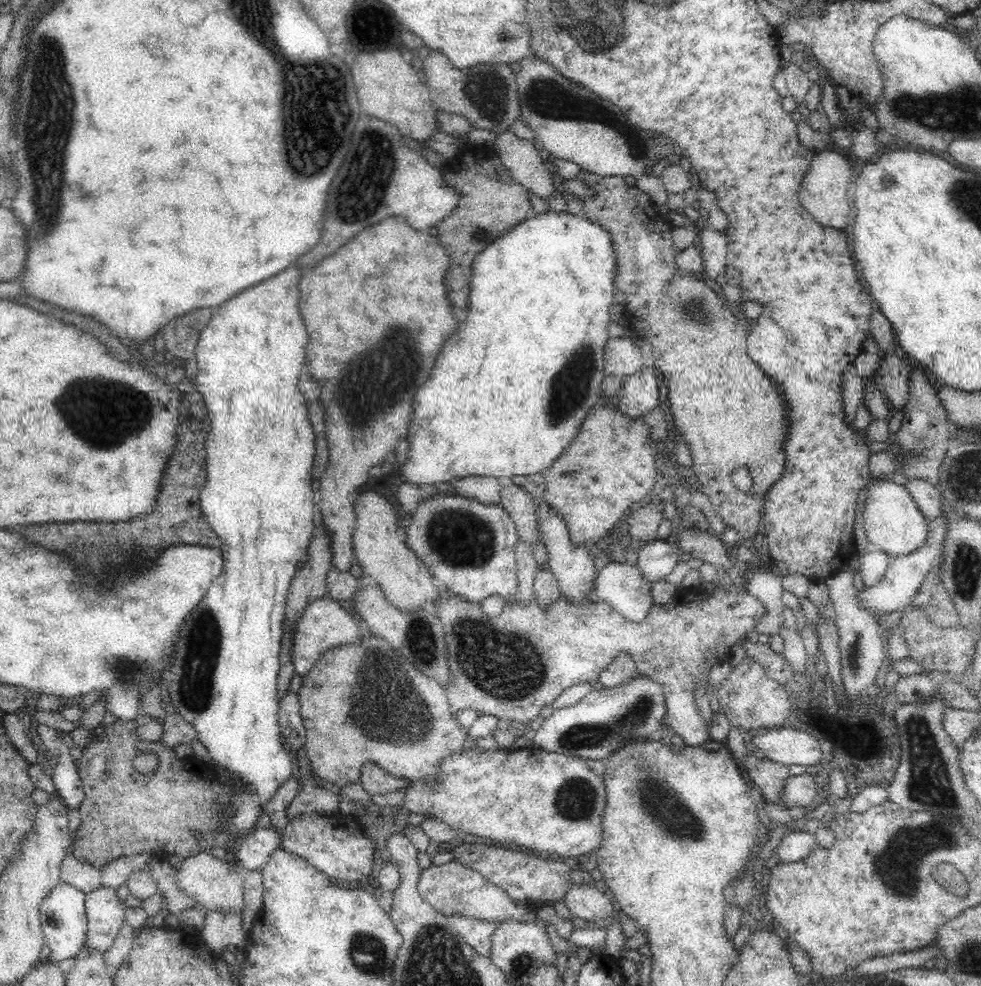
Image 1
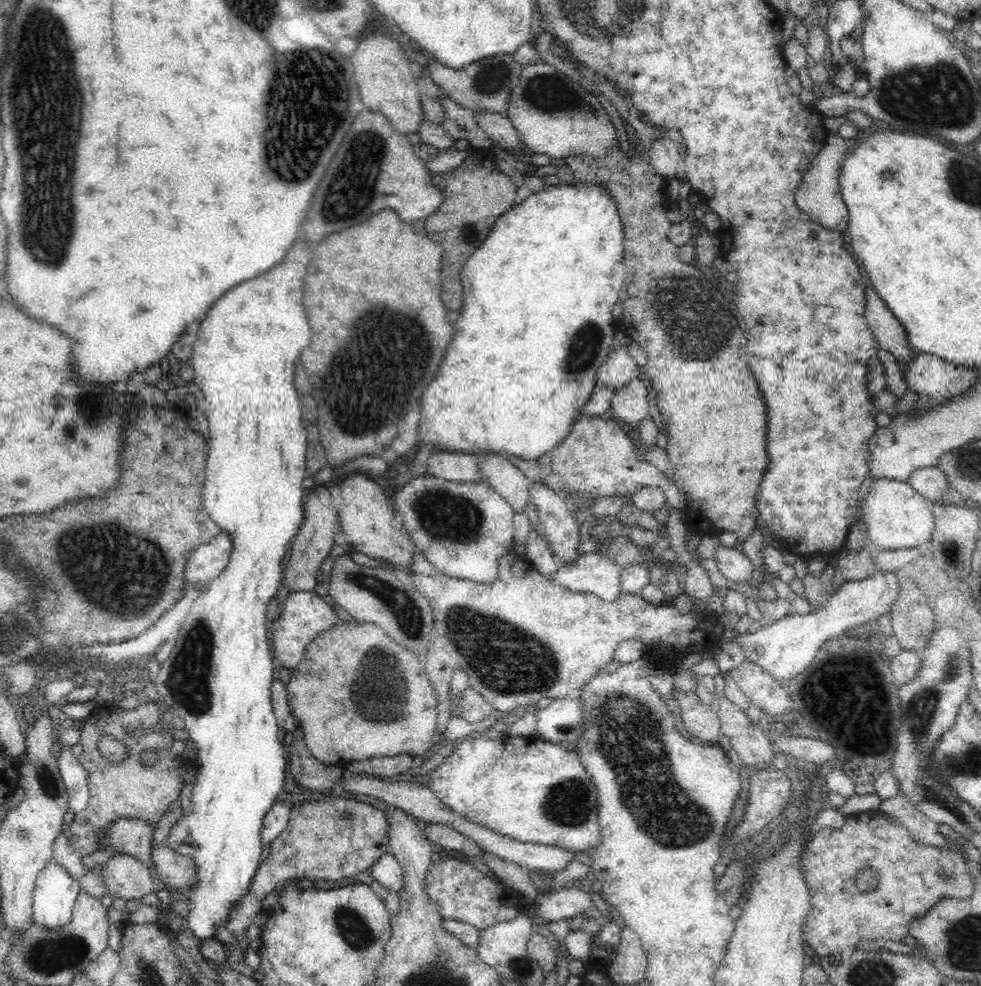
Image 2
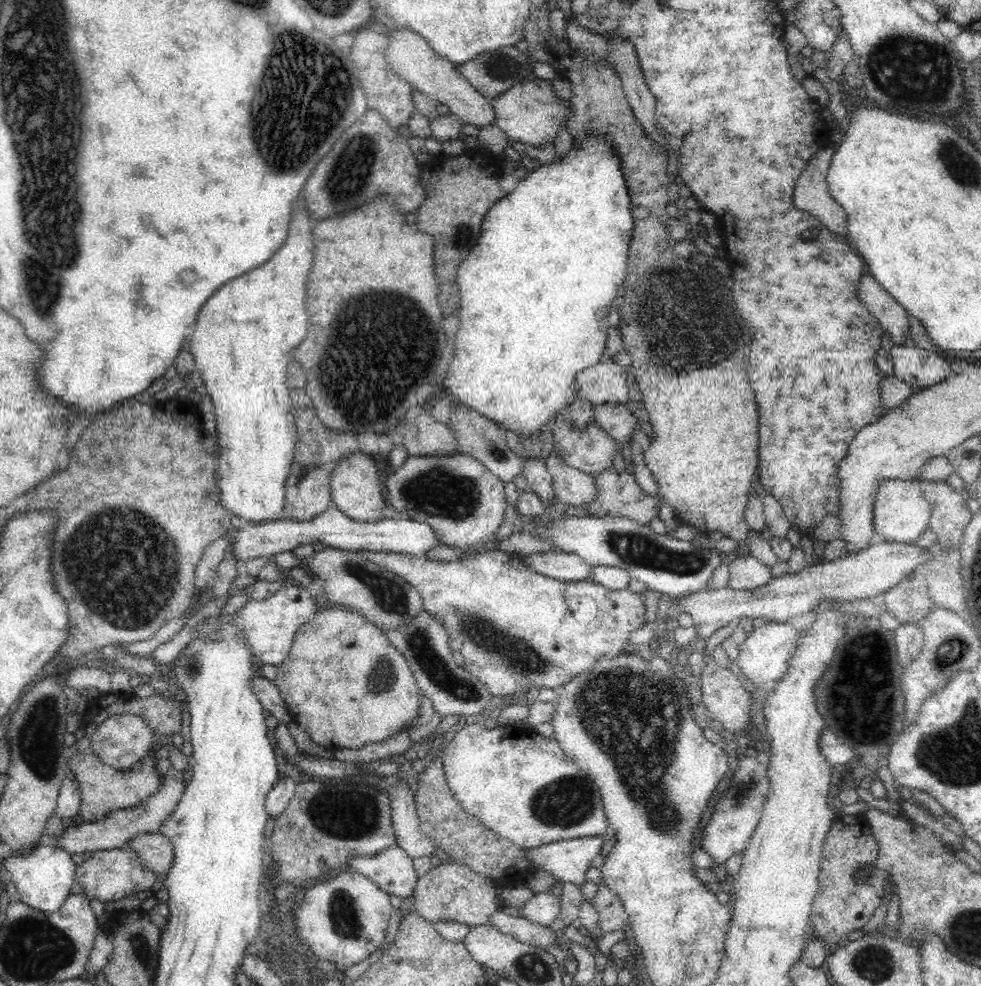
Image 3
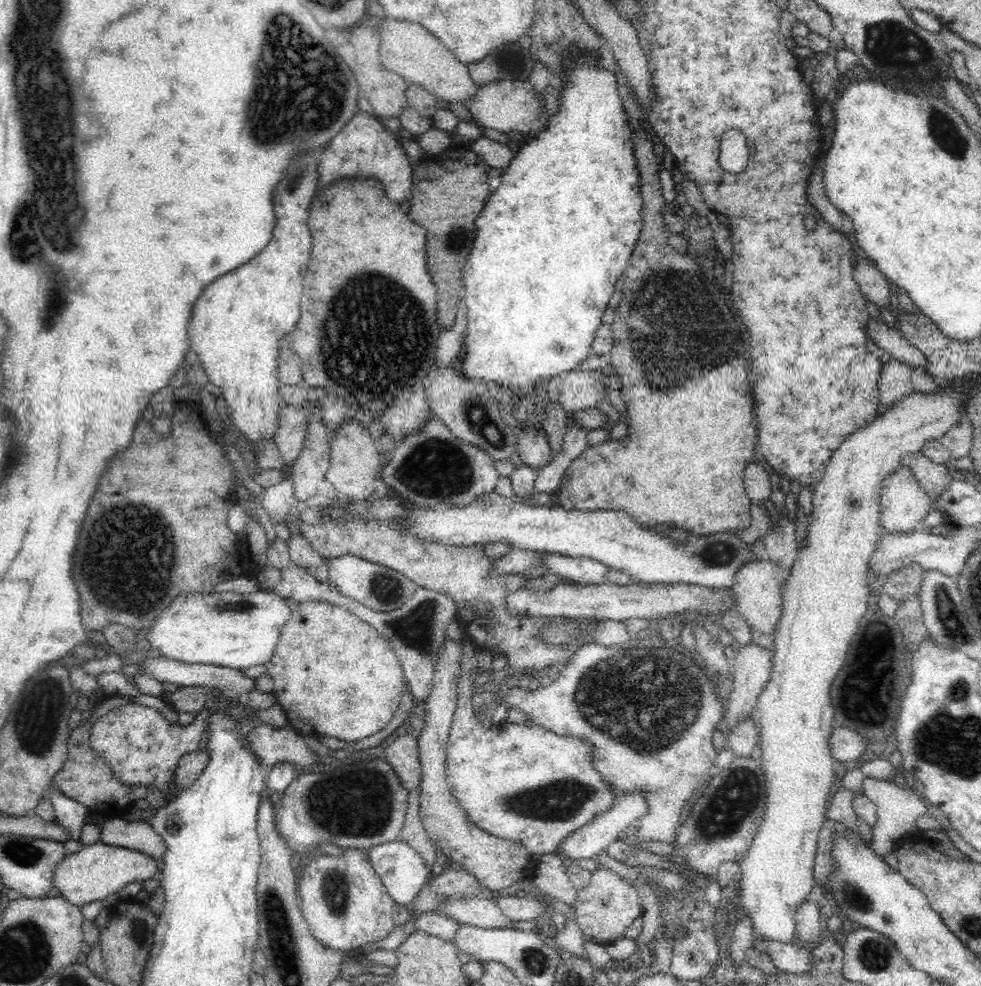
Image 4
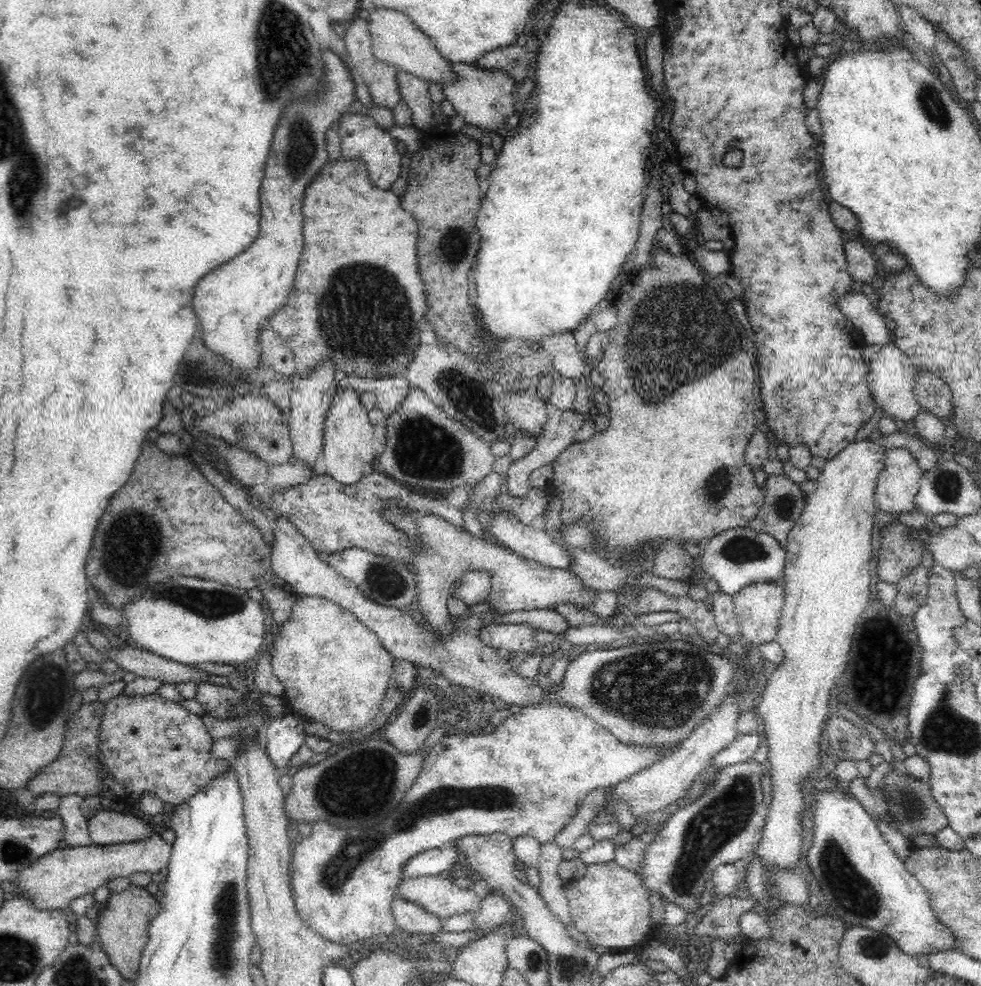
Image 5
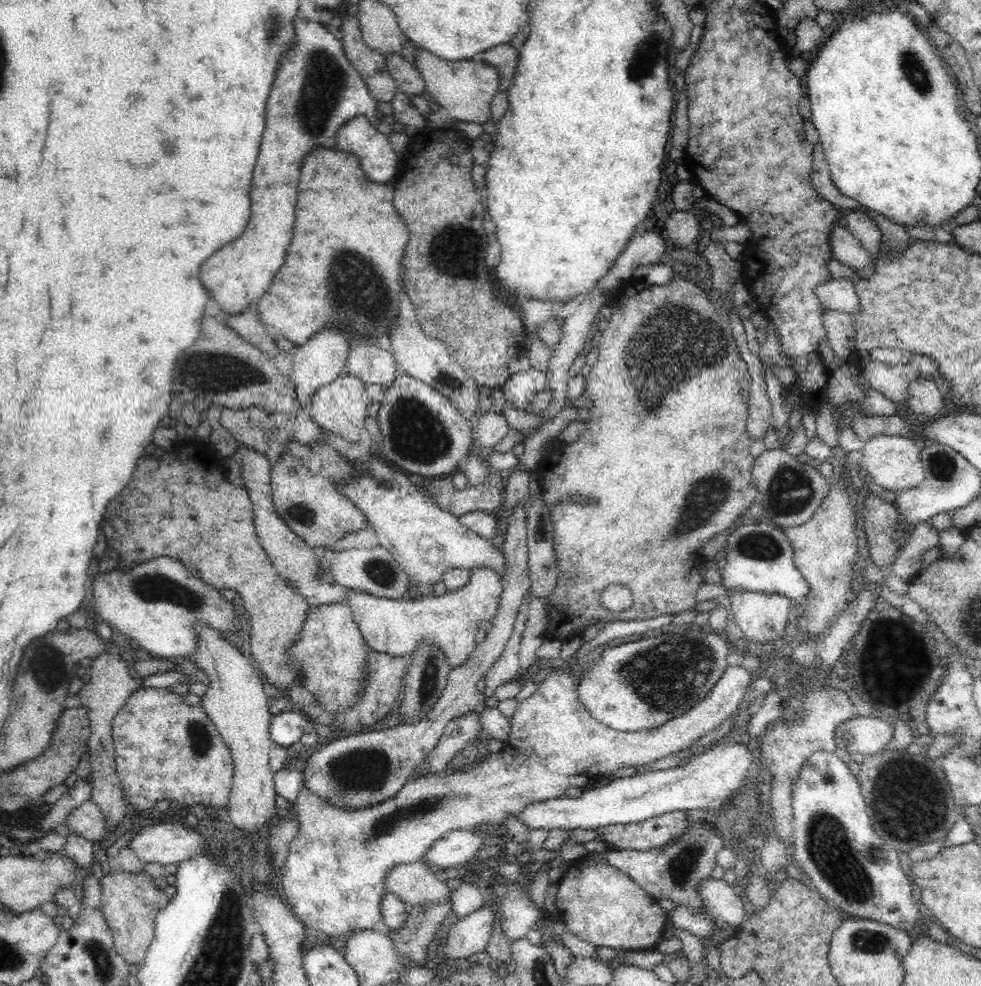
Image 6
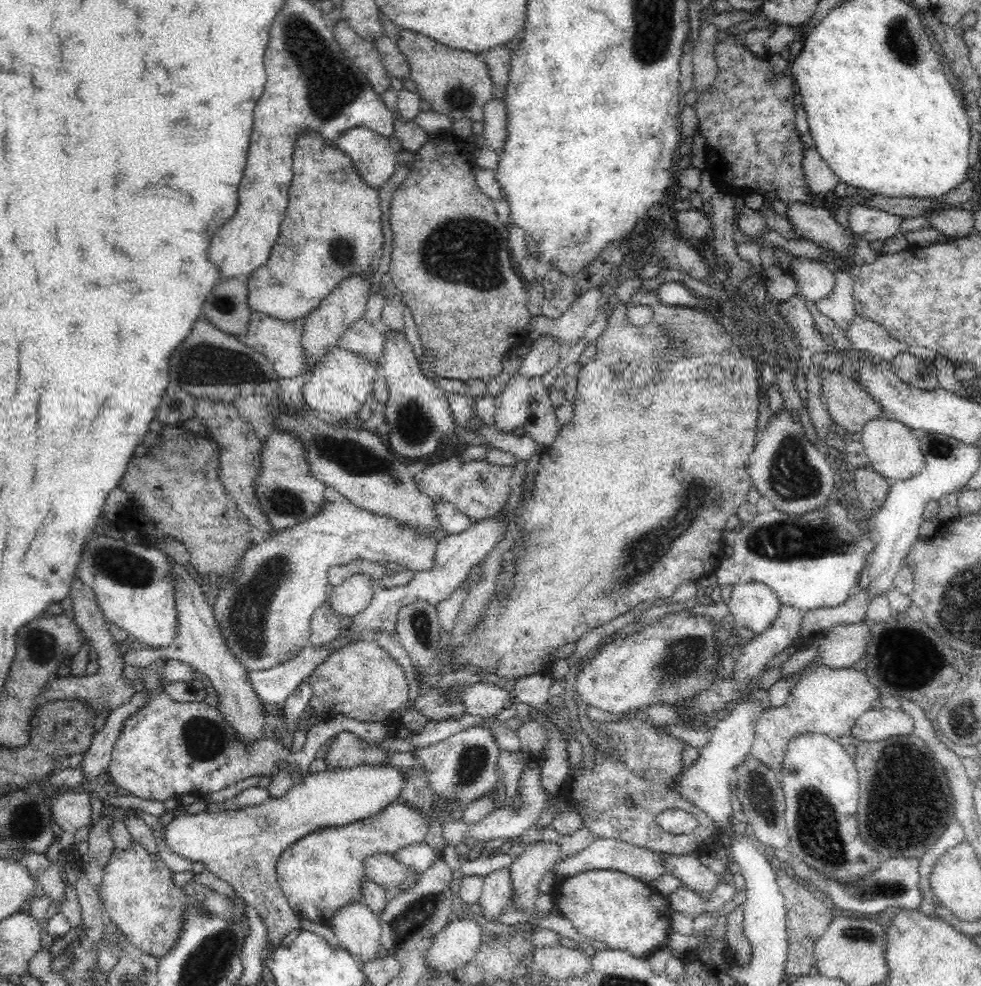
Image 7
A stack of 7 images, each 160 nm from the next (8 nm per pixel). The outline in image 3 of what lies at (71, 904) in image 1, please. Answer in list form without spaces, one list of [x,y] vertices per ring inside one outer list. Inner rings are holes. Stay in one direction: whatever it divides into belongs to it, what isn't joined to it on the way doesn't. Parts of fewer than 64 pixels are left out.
[[[40,845],[31,853],[4,858],[4,866],[16,885],[20,900],[32,909],[38,909],[42,913],[56,912],[73,894],[71,890],[77,867],[70,859],[70,853],[61,847]]]

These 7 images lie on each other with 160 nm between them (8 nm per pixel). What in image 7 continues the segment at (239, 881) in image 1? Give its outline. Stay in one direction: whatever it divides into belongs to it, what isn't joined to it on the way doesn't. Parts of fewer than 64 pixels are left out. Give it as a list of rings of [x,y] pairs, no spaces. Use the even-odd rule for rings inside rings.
[[[63,791],[51,803],[51,816],[61,828],[61,839],[65,847],[71,846],[74,835],[86,827],[92,818],[92,805],[88,793]]]

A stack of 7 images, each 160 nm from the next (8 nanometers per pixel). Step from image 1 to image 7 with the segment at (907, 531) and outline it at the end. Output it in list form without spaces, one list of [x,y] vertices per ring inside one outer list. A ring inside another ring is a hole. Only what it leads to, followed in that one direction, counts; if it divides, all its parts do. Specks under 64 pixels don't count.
[[[889,417],[869,420],[861,432],[861,442],[872,468],[884,478],[908,480],[922,472],[924,468],[924,455],[918,439],[913,435],[913,430],[900,421]]]

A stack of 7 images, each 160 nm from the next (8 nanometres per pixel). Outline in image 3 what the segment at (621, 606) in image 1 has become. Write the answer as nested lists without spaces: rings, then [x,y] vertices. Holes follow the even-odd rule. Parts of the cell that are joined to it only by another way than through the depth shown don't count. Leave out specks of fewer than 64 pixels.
[[[576,553],[534,554],[523,558],[522,563],[534,572],[552,577],[562,583],[590,581],[594,576],[594,567],[584,562]]]

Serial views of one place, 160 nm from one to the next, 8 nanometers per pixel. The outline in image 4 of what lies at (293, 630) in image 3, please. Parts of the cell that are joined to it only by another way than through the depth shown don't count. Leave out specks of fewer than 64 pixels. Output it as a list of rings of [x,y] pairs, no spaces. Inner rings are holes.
[[[275,591],[177,596],[148,631],[148,640],[168,659],[186,664],[214,664],[245,670],[266,664],[280,640],[294,604]]]

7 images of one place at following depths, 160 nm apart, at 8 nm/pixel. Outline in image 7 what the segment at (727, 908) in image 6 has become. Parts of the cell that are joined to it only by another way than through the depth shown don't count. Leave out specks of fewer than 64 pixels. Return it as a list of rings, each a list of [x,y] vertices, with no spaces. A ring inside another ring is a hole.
[[[661,854],[665,860],[665,867],[680,880],[682,886],[694,891],[696,894],[706,893],[712,898],[716,887],[720,884],[718,874],[702,865],[698,857],[692,855]]]

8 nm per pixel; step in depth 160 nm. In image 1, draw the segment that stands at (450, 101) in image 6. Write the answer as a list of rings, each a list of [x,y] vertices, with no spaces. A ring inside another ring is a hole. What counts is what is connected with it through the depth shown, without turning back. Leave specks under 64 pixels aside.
[[[529,56],[520,61],[521,71],[517,76],[519,99],[521,106],[520,118],[536,133],[536,148],[545,148],[550,152],[551,158],[559,158],[576,163],[584,171],[603,177],[634,178],[637,180],[644,175],[658,173],[658,170],[678,156],[676,146],[670,142],[658,141],[650,131],[632,124],[628,117],[609,100],[597,97],[586,88],[567,80],[548,63],[538,61],[536,57]]]

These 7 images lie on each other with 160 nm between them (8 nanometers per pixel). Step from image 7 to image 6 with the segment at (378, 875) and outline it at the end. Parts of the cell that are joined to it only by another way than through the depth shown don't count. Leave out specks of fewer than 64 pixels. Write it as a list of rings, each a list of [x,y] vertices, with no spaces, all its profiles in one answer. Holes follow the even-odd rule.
[[[422,862],[398,865],[384,879],[386,890],[393,892],[404,904],[427,907],[450,901],[452,889],[447,879],[437,875]]]

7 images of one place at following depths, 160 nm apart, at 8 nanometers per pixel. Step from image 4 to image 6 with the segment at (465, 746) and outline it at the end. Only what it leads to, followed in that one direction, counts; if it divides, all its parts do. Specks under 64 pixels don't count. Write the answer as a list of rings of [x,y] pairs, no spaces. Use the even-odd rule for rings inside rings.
[[[728,665],[700,704],[658,728],[632,733],[612,730],[592,718],[579,699],[570,671],[558,669],[558,672],[541,682],[534,694],[517,703],[513,715],[508,718],[510,732],[501,750],[497,754],[489,751],[483,755],[476,754],[474,762],[468,764],[466,770],[416,774],[394,797],[382,804],[355,811],[334,807],[303,787],[294,801],[298,812],[298,832],[288,844],[281,868],[282,888],[288,906],[306,927],[324,932],[332,939],[339,935],[345,937],[352,930],[372,929],[383,922],[381,902],[386,892],[384,879],[395,866],[420,861],[426,851],[448,831],[474,831],[480,826],[500,828],[508,817],[520,820],[521,812],[529,804],[564,798],[569,788],[578,787],[582,790],[619,769],[631,770],[644,764],[650,765],[664,756],[688,748],[694,740],[720,726],[736,710],[753,677],[743,667]]]

